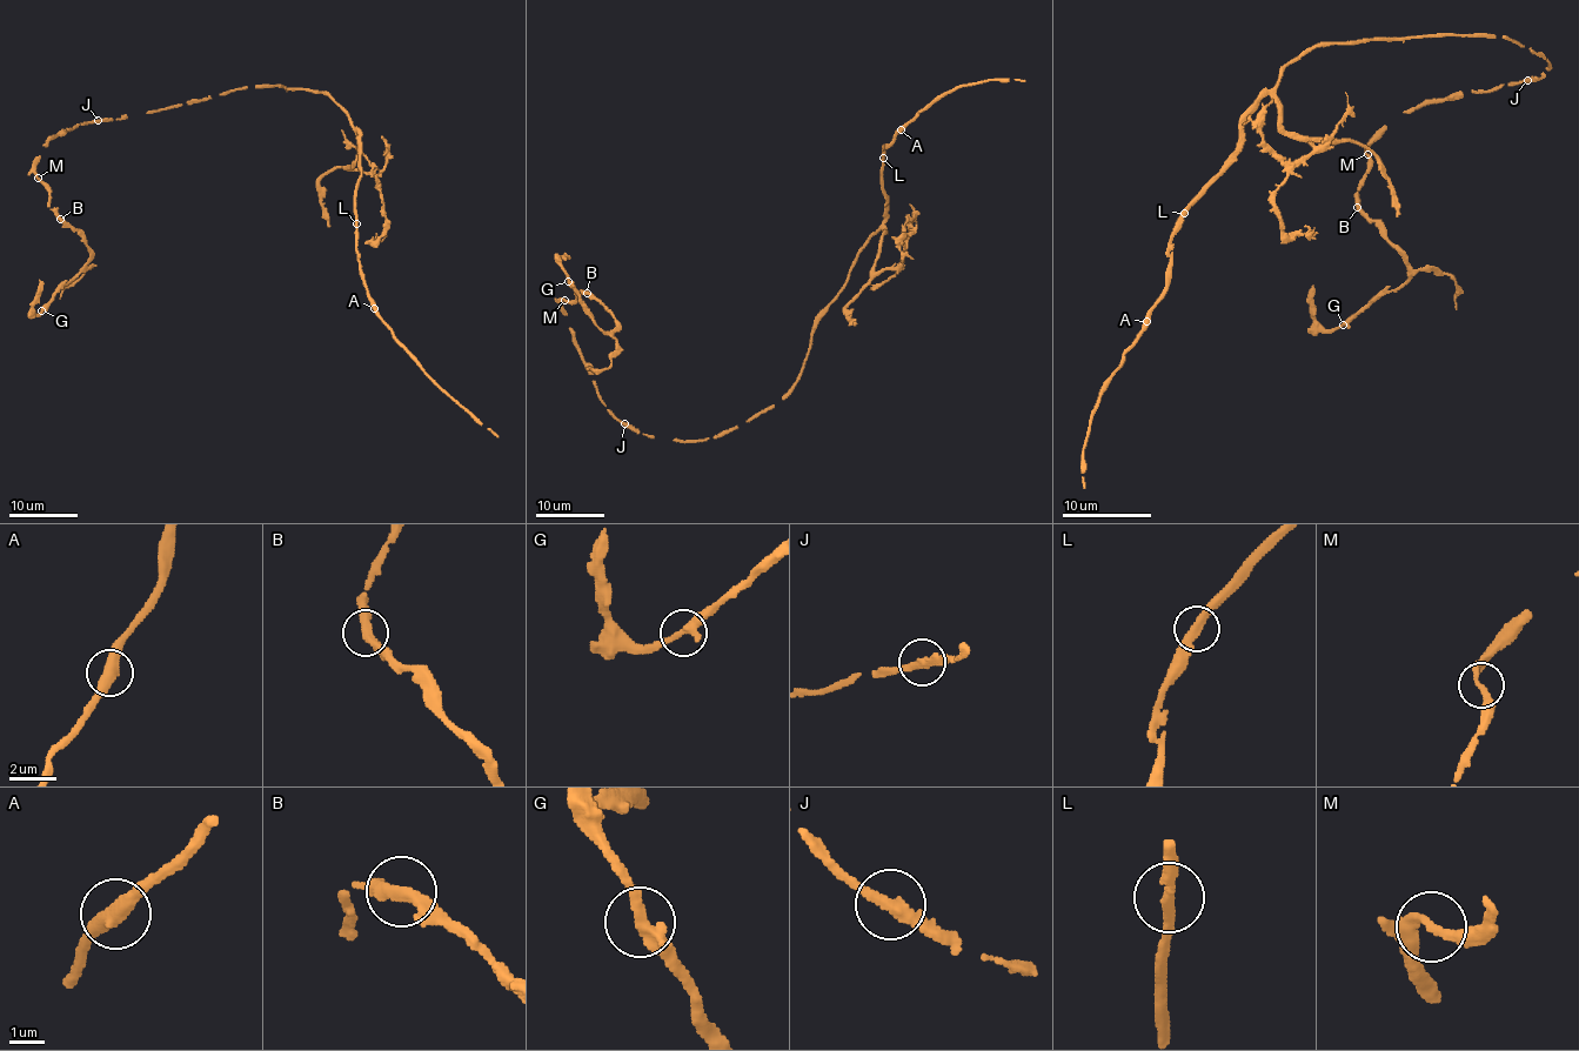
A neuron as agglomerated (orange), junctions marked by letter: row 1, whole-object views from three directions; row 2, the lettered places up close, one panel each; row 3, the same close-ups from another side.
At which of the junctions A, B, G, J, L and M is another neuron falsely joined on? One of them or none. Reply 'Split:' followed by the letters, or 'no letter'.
Split: no letter

